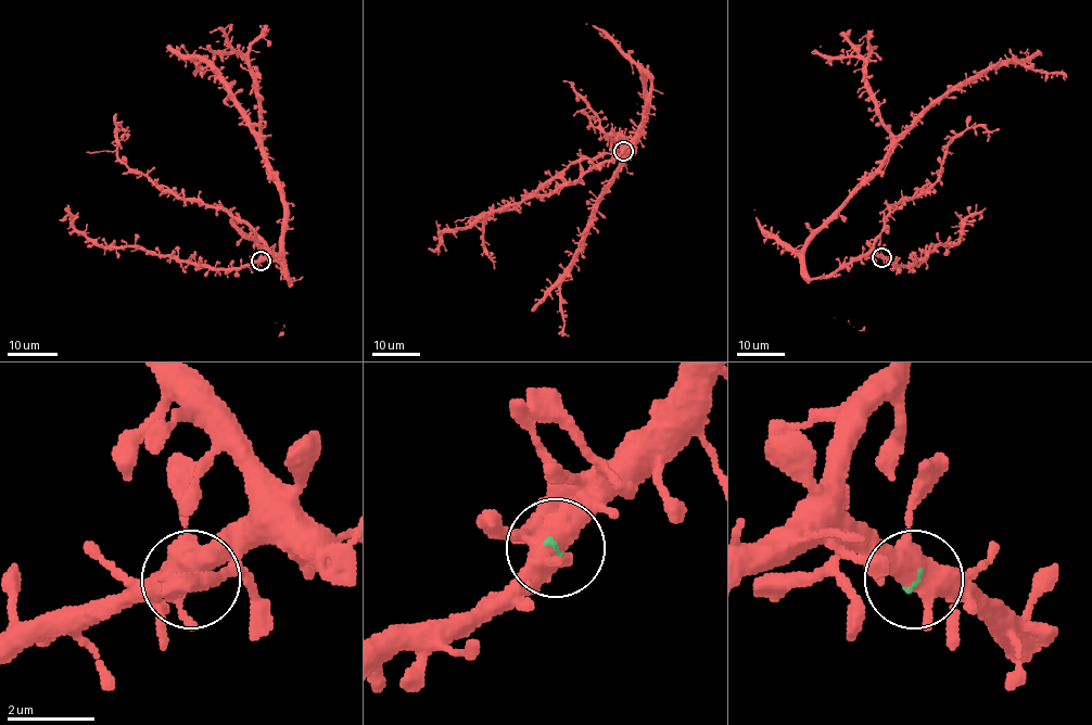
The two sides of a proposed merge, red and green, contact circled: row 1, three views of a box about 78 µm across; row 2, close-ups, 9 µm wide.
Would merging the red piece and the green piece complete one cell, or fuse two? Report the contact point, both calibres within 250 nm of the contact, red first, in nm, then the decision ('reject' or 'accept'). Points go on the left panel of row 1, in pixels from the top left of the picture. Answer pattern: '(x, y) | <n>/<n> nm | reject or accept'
(261, 261) | 480/70 nm | accept

